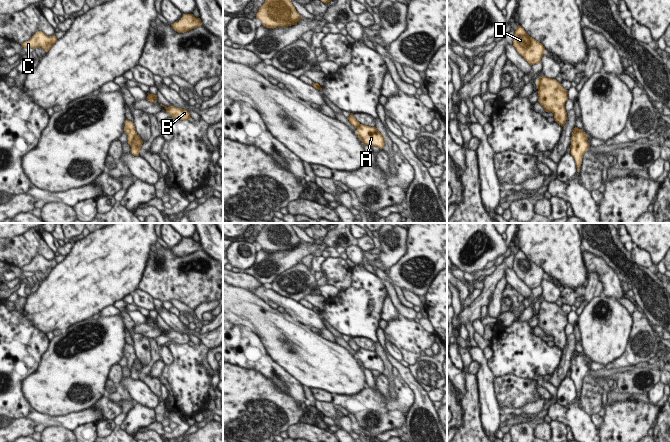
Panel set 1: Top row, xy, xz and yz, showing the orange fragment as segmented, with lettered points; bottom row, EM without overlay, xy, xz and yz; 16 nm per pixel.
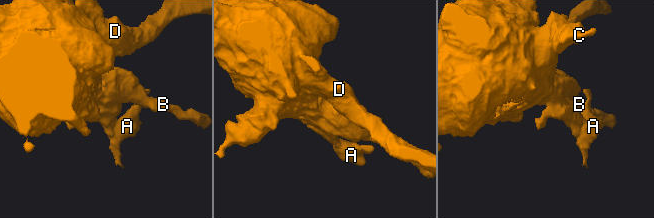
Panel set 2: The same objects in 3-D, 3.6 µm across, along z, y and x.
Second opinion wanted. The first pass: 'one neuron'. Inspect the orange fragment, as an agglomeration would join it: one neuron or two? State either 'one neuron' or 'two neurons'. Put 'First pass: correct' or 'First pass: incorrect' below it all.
two neurons
First pass: incorrect

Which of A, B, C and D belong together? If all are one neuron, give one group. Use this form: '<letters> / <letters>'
A / B C D

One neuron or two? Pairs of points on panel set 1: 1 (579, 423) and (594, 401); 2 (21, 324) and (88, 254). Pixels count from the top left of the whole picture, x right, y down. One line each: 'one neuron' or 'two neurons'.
1: two neurons
2: two neurons

